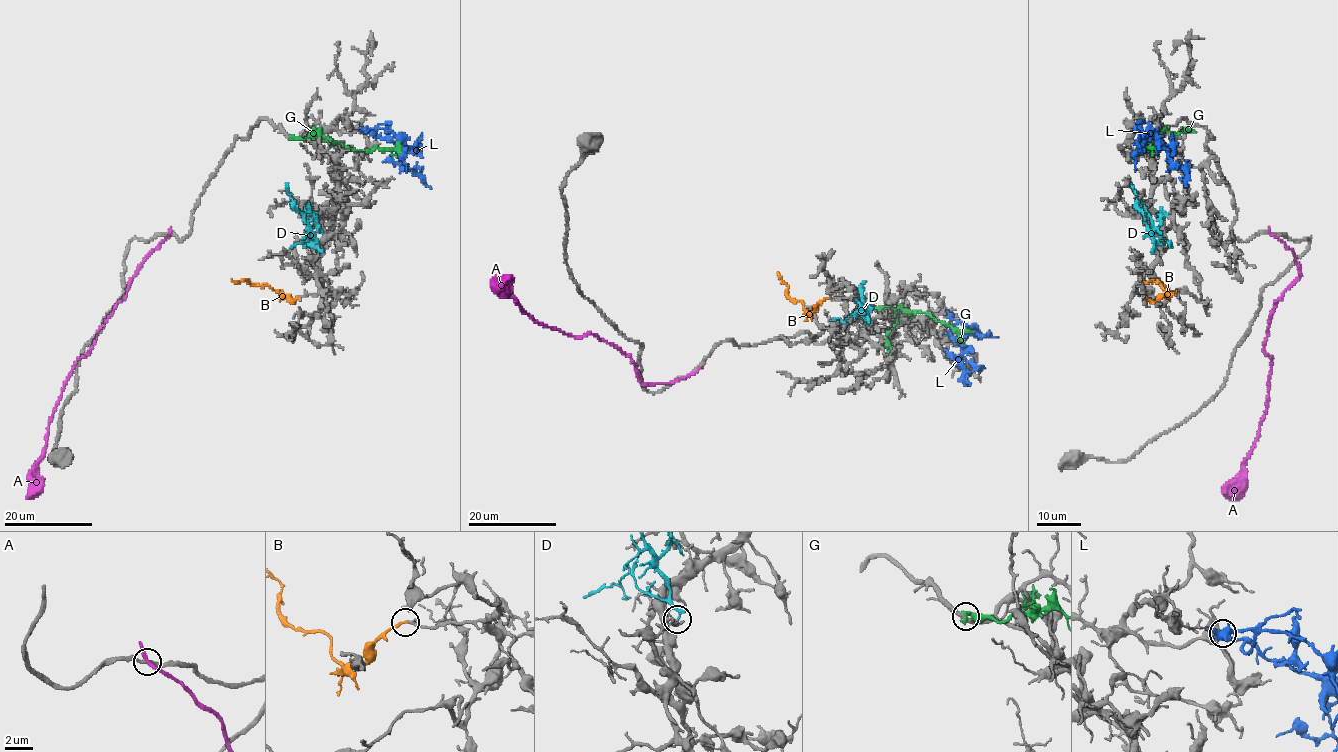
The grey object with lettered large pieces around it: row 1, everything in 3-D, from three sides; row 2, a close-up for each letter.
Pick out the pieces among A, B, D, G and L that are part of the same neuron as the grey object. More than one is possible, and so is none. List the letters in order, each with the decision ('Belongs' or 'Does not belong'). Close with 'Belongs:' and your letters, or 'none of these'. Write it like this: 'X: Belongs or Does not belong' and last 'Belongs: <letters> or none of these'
A: Does not belong
B: Belongs
D: Does not belong
G: Does not belong
L: Does not belong
Belongs: B

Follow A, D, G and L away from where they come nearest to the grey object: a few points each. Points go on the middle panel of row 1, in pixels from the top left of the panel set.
A: (698, 368), (677, 381), (644, 383), (632, 359), (609, 342), (589, 333), (572, 335), (533, 320), (492, 277)
D: (862, 313), (864, 299), (861, 286), (866, 281)
G: (877, 308), (890, 305), (909, 312), (929, 313), (937, 321), (975, 336)
L: (943, 334), (950, 334), (964, 347), (958, 358), (963, 367), (962, 378), (970, 384)

